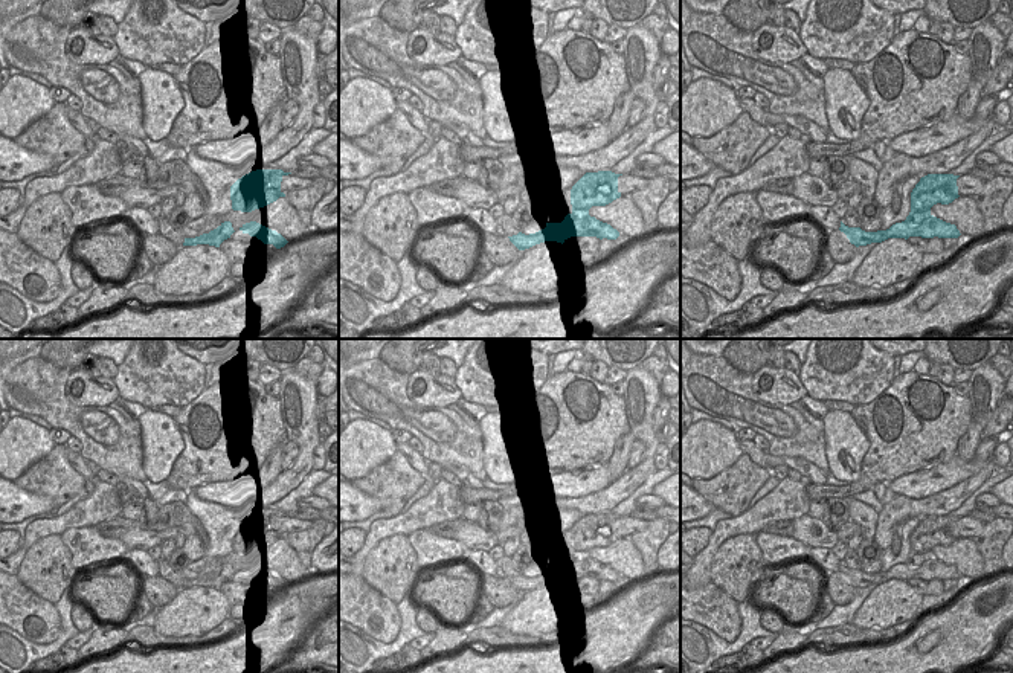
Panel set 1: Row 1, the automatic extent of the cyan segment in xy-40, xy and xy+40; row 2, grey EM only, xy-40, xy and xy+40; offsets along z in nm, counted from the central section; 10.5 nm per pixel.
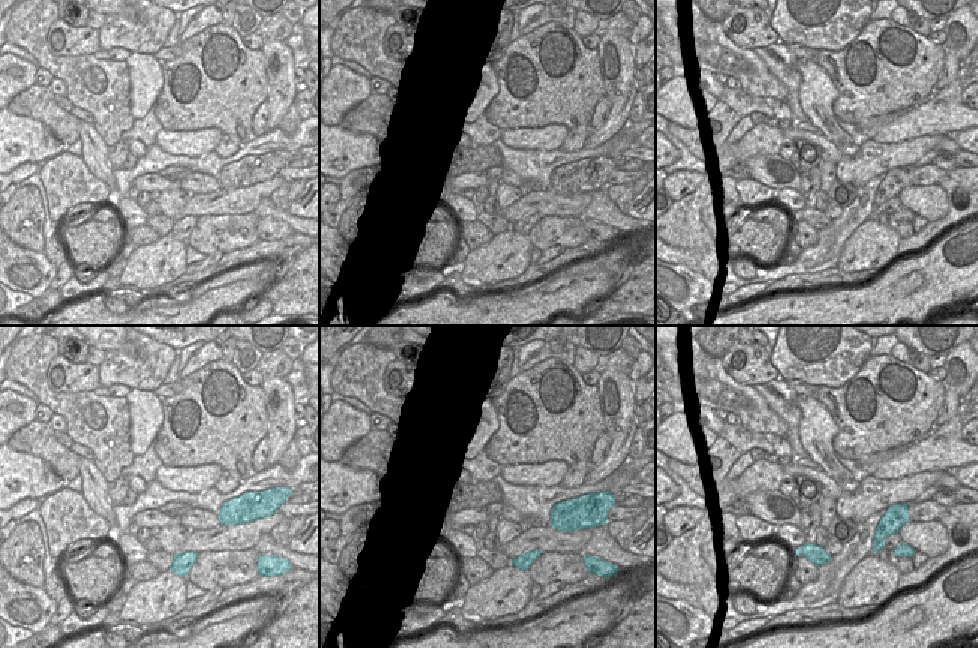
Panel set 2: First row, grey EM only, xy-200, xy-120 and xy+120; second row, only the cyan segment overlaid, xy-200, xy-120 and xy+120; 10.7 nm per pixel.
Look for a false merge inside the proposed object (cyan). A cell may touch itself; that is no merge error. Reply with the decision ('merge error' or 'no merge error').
merge error

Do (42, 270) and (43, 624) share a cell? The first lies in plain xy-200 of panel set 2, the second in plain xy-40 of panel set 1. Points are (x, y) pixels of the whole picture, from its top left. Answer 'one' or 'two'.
one

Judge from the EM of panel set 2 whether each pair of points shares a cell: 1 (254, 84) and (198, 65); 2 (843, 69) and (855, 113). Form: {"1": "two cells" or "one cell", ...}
{"1": "one cell", "2": "one cell"}

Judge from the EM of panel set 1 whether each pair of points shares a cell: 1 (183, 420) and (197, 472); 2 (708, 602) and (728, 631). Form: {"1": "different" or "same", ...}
{"1": "same", "2": "same"}

